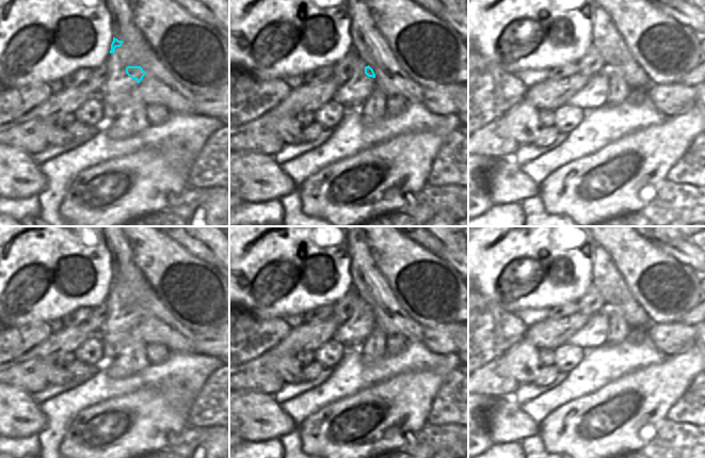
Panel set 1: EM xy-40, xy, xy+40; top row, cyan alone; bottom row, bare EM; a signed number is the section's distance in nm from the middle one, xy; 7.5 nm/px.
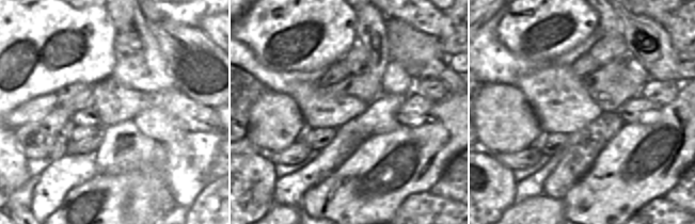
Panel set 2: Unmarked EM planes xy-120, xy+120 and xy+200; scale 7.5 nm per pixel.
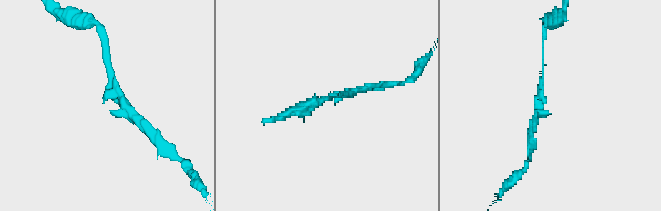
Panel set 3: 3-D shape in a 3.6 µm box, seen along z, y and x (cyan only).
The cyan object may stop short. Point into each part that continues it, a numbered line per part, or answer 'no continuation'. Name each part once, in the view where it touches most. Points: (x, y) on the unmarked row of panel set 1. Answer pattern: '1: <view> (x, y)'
no continuation

